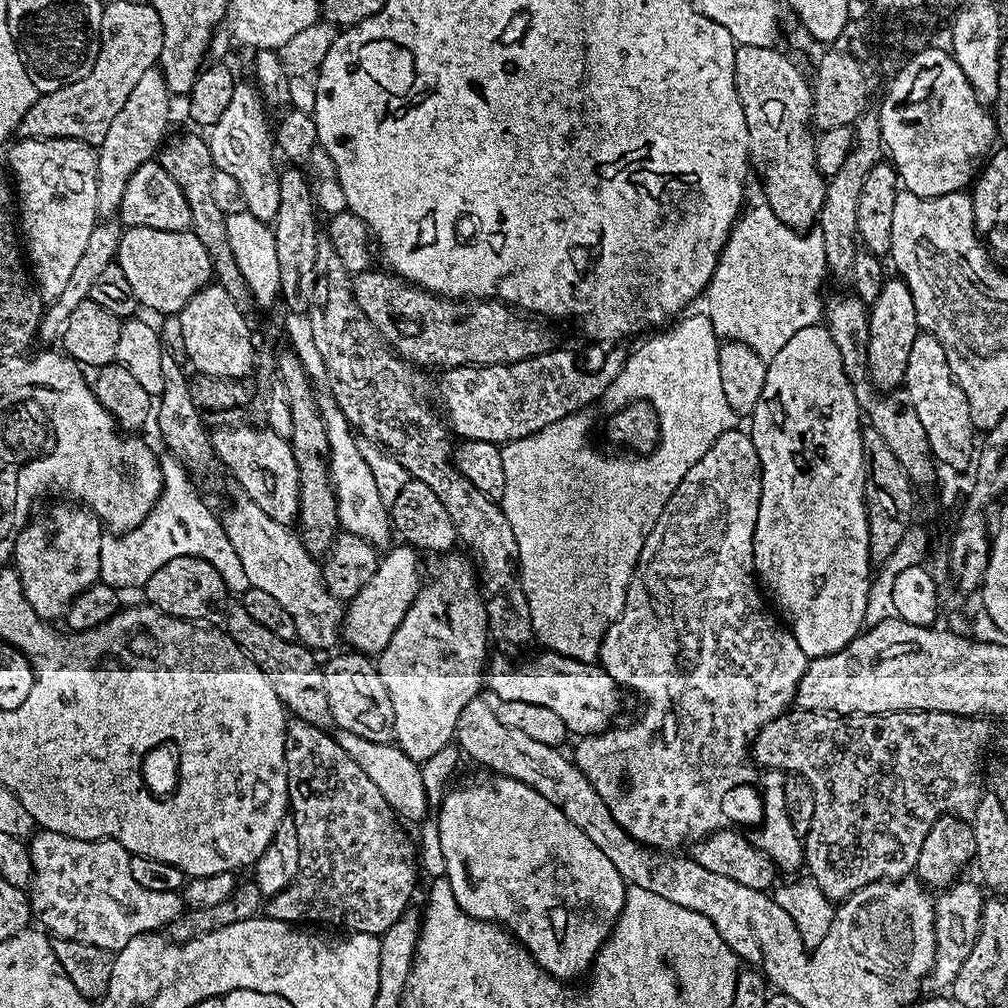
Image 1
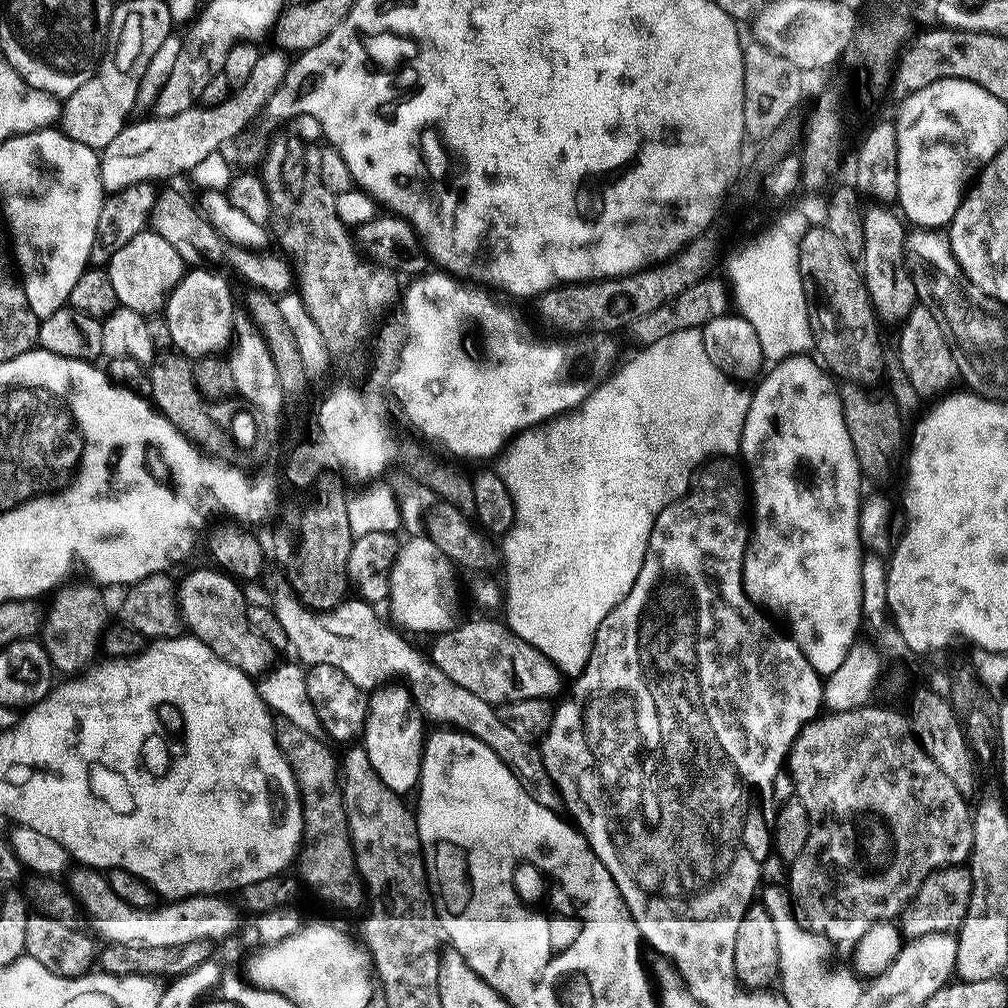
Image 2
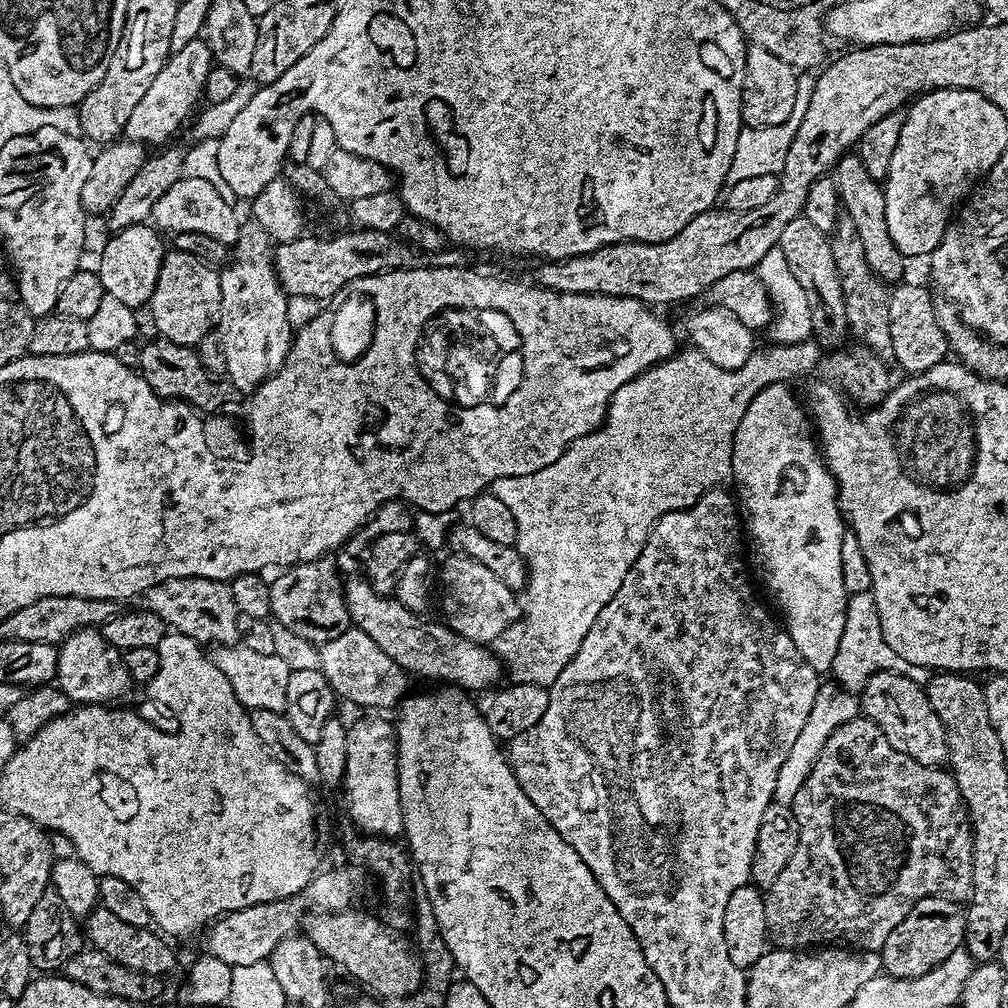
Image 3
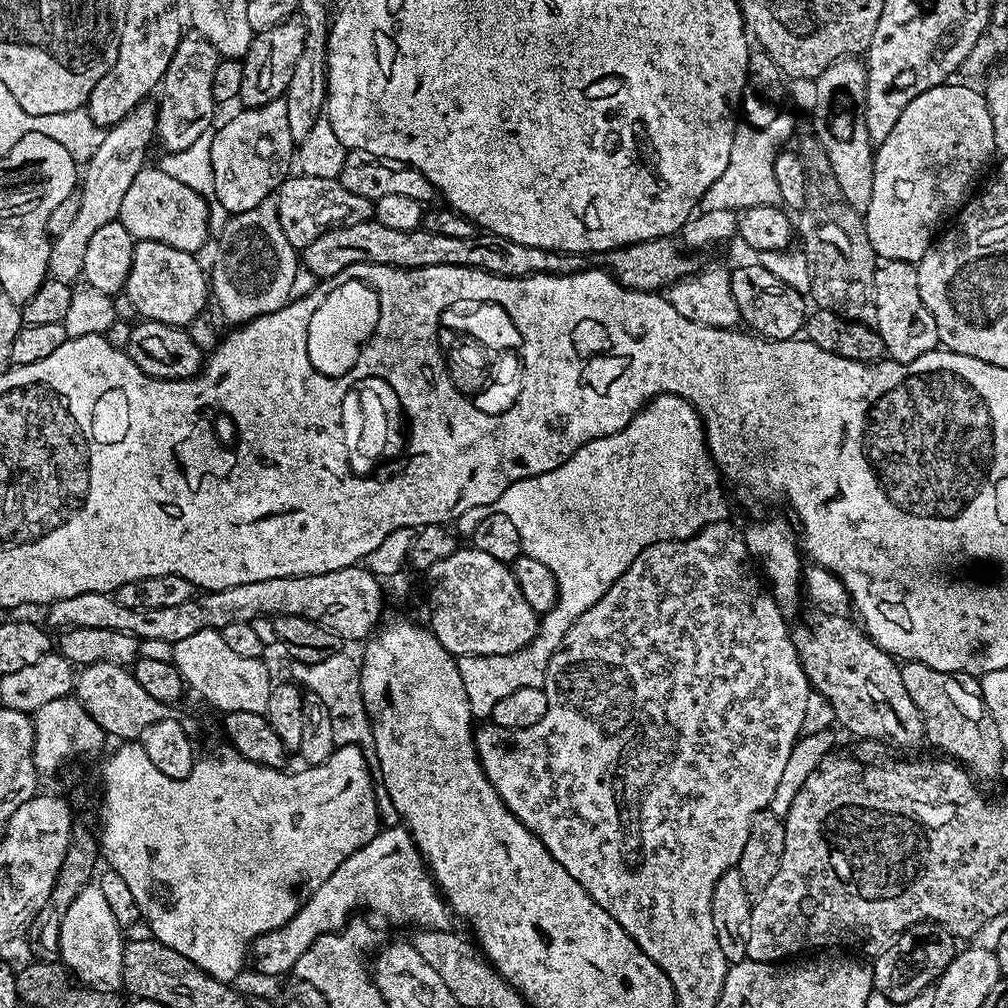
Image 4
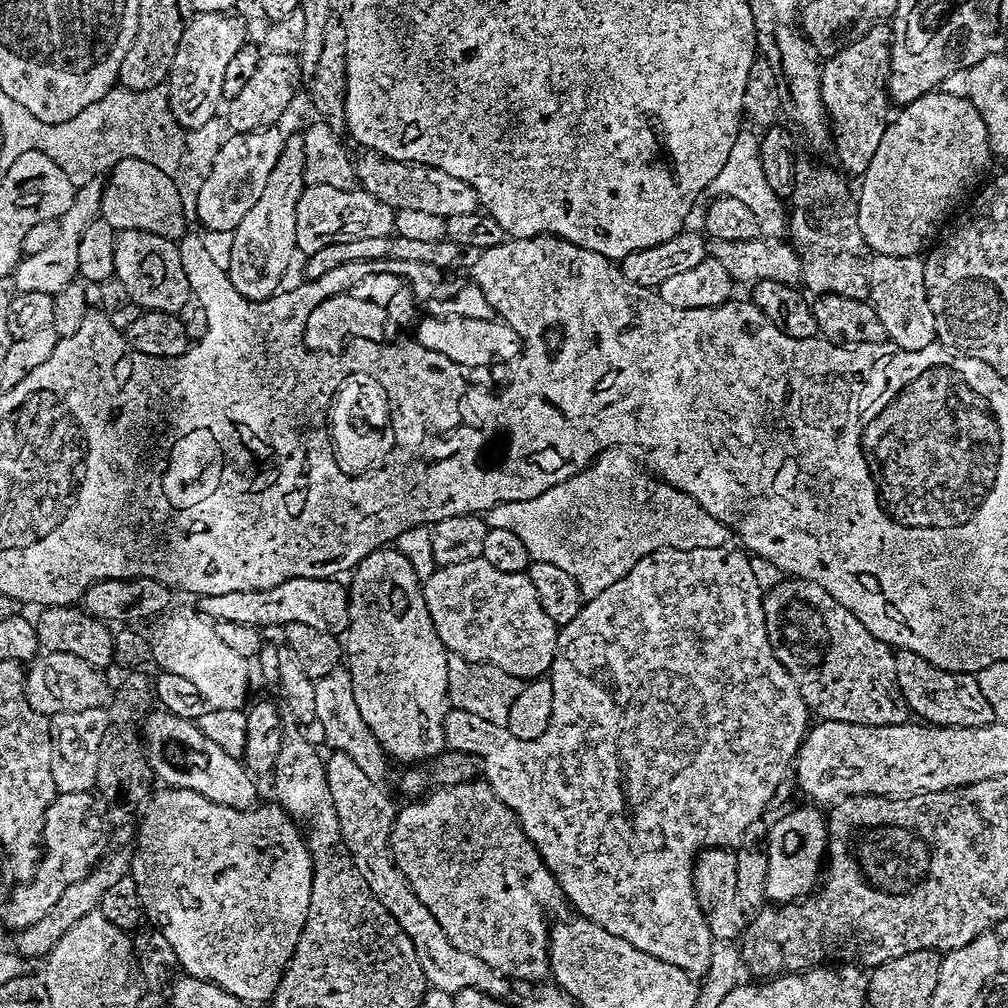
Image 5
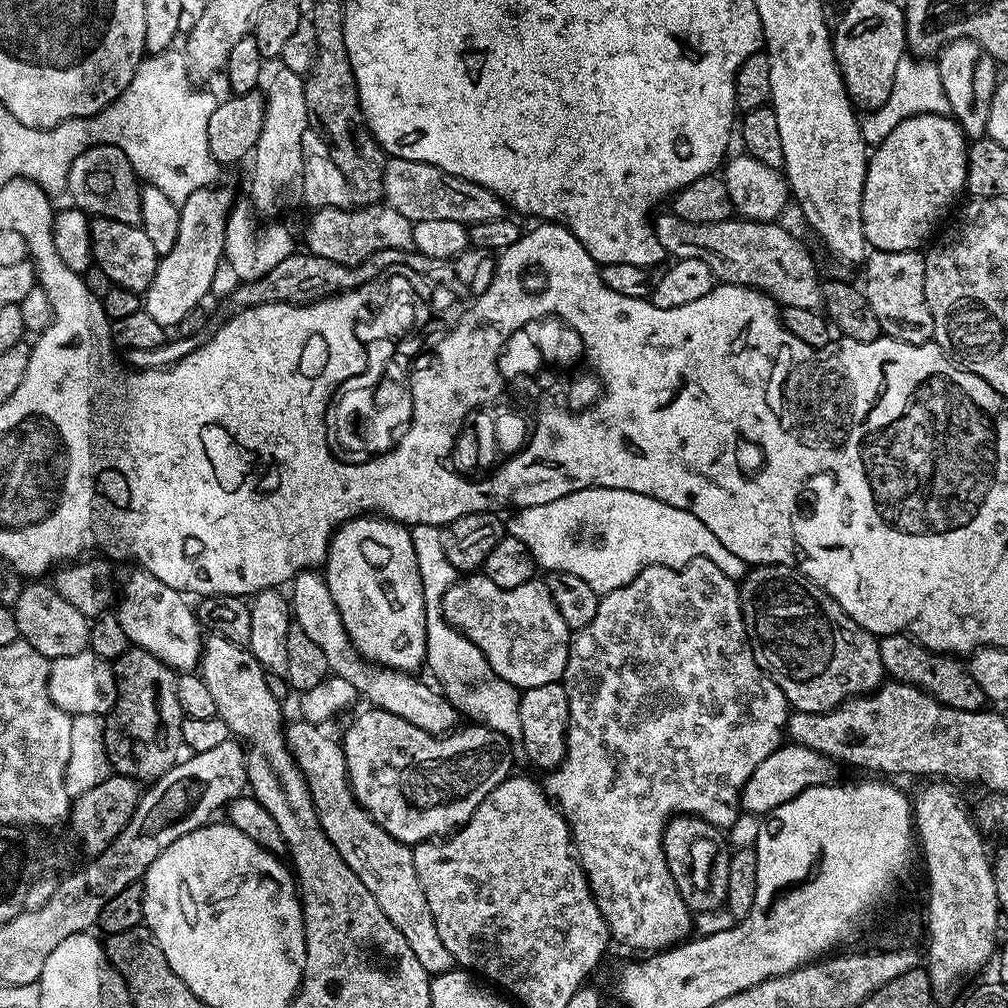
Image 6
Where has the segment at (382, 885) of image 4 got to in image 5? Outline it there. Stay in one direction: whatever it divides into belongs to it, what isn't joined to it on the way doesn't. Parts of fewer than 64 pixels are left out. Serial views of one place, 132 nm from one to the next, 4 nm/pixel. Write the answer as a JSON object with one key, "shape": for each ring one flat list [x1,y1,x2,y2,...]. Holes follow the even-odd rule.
{"shape":[[473,778,462,784,449,784,429,791,423,798,401,807,392,822,392,857,406,878,410,890,418,894,418,902,434,914,442,934,454,942,458,950,482,958,513,982,544,982,549,979,548,911,565,895,551,870,544,865,538,850,522,830,520,819,494,794,483,779]]}

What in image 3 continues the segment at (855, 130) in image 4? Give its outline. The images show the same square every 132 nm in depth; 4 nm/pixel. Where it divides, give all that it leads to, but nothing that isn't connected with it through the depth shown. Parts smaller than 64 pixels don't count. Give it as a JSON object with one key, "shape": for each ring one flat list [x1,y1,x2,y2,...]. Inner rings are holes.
{"shape":[[849,154,835,161,834,167,834,188,838,193,839,203,843,211,844,208,848,211,845,212,846,218,858,230,858,238,862,238,862,250,866,254,870,270,885,282,903,281,906,257,900,253,898,246,894,246,894,238,890,238,890,230,886,226,886,198,881,181,866,174,866,166,862,166,859,155,856,154]]}

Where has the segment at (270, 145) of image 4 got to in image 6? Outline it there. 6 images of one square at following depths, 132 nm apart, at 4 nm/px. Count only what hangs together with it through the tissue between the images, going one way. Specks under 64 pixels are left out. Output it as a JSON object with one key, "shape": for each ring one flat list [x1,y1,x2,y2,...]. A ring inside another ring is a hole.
{"shape":[[207,186,194,190,180,206,177,241,169,253,159,257,152,285,142,296,142,308,166,330,175,329,190,314,201,307,211,290,214,270,224,259,224,235,228,214,232,210,234,195,228,188]]}

